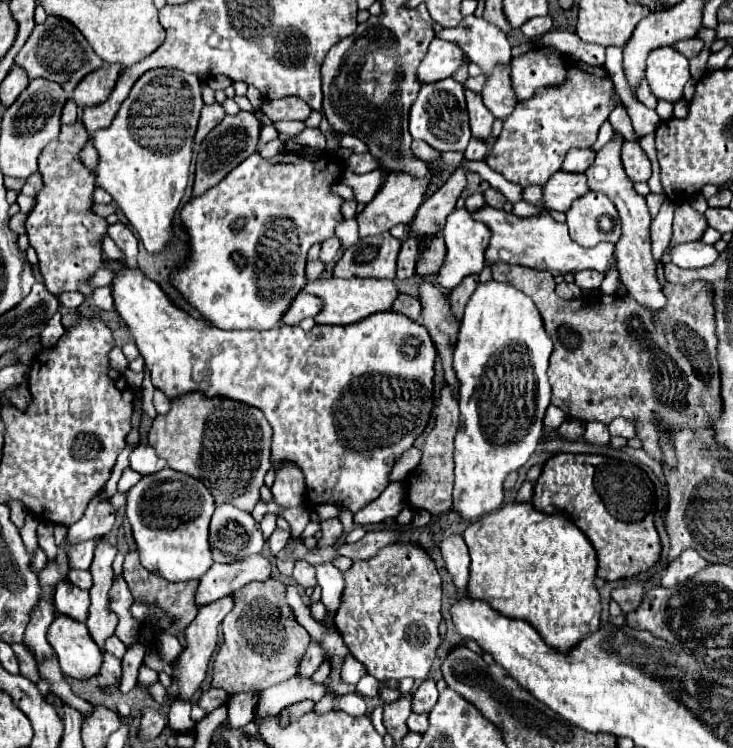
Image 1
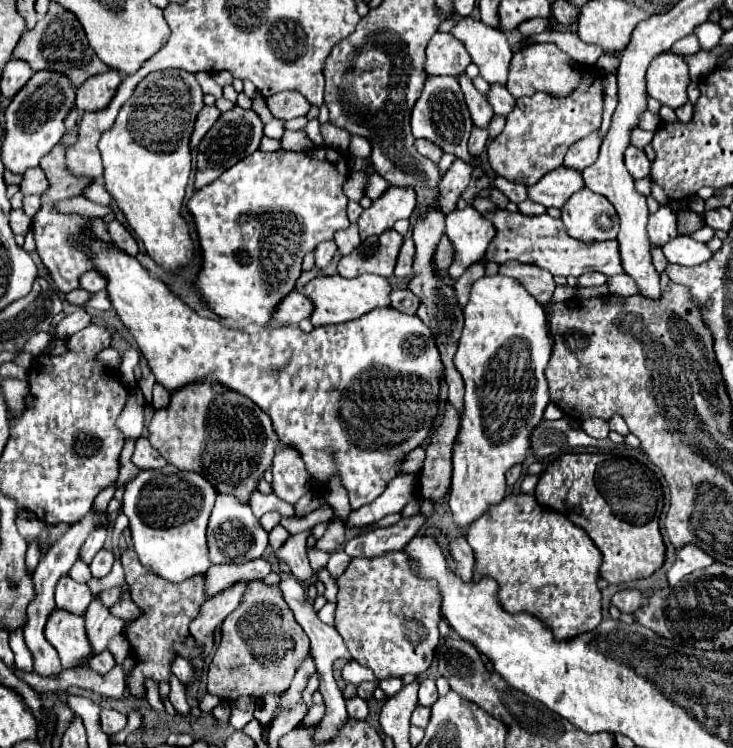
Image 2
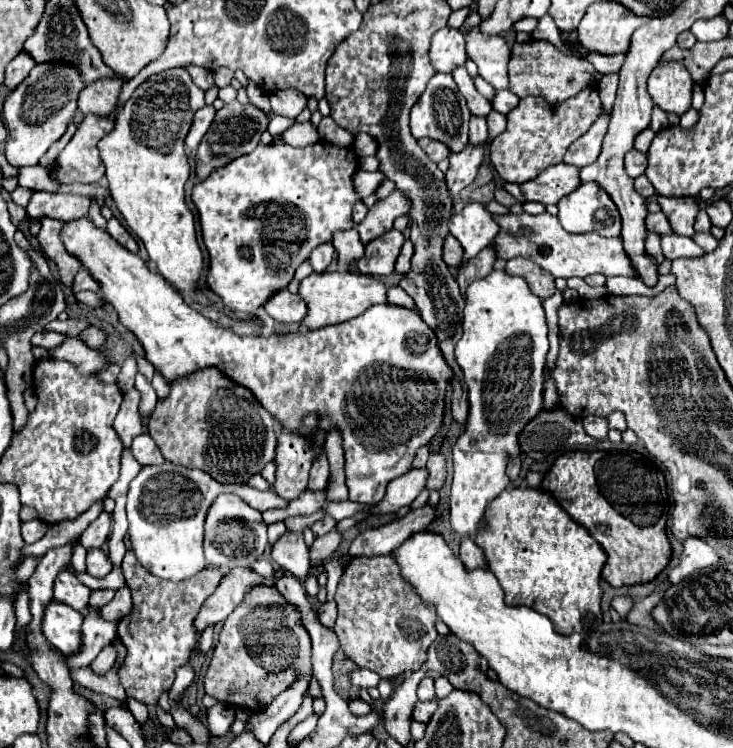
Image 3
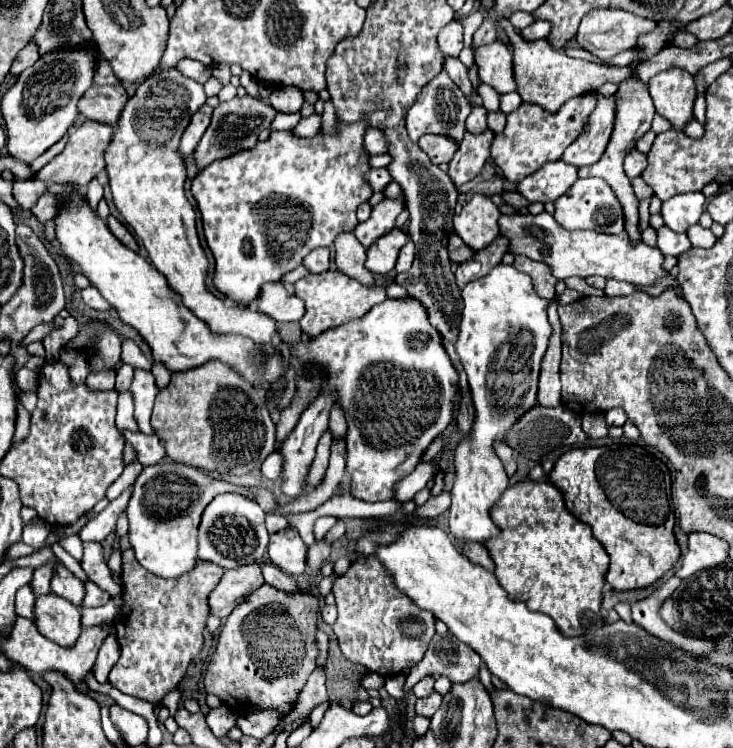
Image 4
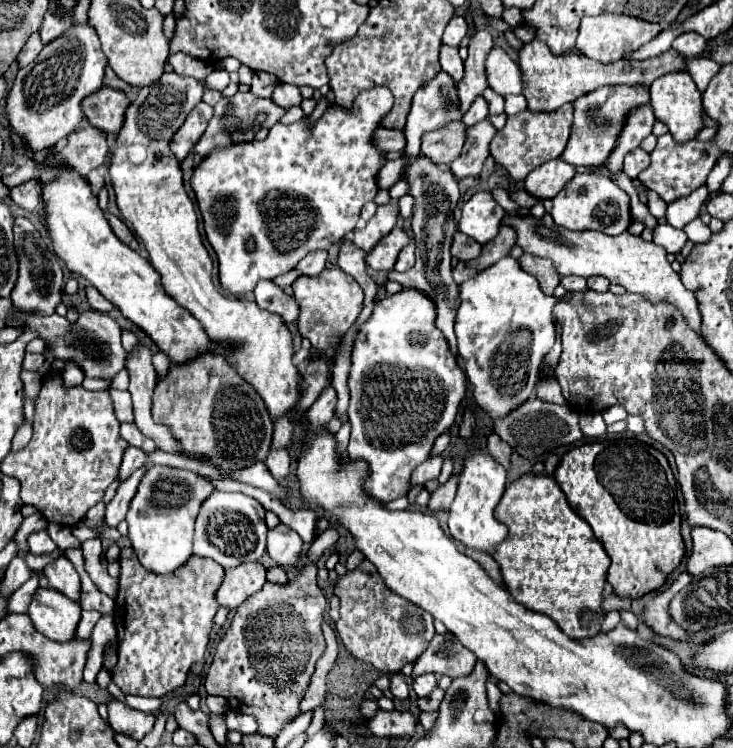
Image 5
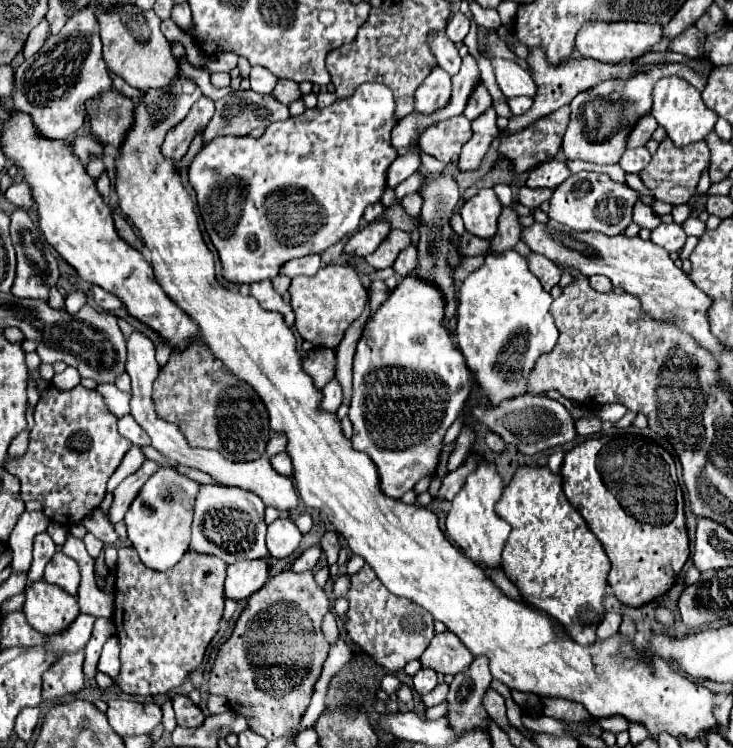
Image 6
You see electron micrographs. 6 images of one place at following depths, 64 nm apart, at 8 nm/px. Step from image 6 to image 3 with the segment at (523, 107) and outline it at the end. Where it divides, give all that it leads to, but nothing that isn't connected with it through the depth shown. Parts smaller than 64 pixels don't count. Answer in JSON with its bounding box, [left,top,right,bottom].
[492,90,520,114]

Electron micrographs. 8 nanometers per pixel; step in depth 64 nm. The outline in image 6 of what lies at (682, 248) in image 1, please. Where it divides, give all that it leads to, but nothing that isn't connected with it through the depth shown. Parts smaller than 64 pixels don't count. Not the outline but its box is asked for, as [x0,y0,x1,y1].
[650,224,686,252]

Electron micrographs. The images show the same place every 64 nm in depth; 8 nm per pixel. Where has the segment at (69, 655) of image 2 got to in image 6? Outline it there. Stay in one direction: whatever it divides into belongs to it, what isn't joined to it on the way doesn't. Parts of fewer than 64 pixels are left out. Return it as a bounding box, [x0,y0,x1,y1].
[22,580,80,634]

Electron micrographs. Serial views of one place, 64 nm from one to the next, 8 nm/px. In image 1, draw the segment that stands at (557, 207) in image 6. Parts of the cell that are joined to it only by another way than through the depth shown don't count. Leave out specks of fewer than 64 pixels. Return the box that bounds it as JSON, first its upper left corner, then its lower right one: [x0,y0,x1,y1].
[566,192,620,248]

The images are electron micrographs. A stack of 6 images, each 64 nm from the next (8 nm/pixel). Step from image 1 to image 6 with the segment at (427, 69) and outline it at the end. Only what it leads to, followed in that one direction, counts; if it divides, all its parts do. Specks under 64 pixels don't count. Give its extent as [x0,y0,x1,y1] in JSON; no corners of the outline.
[446,12,470,44]

